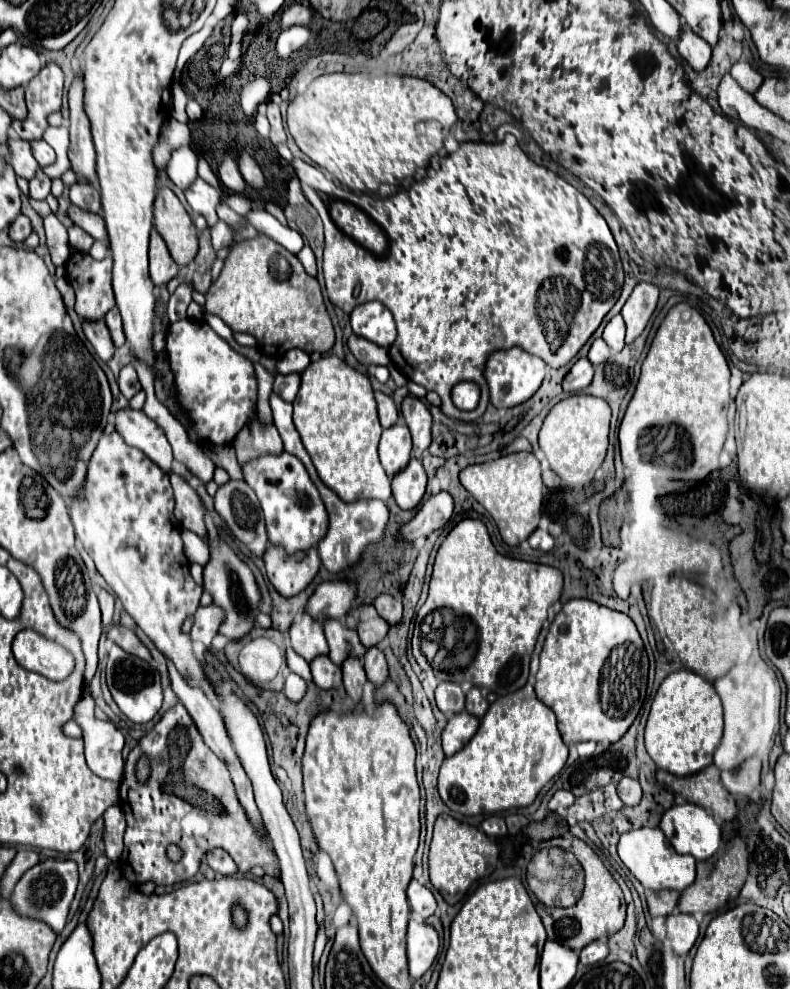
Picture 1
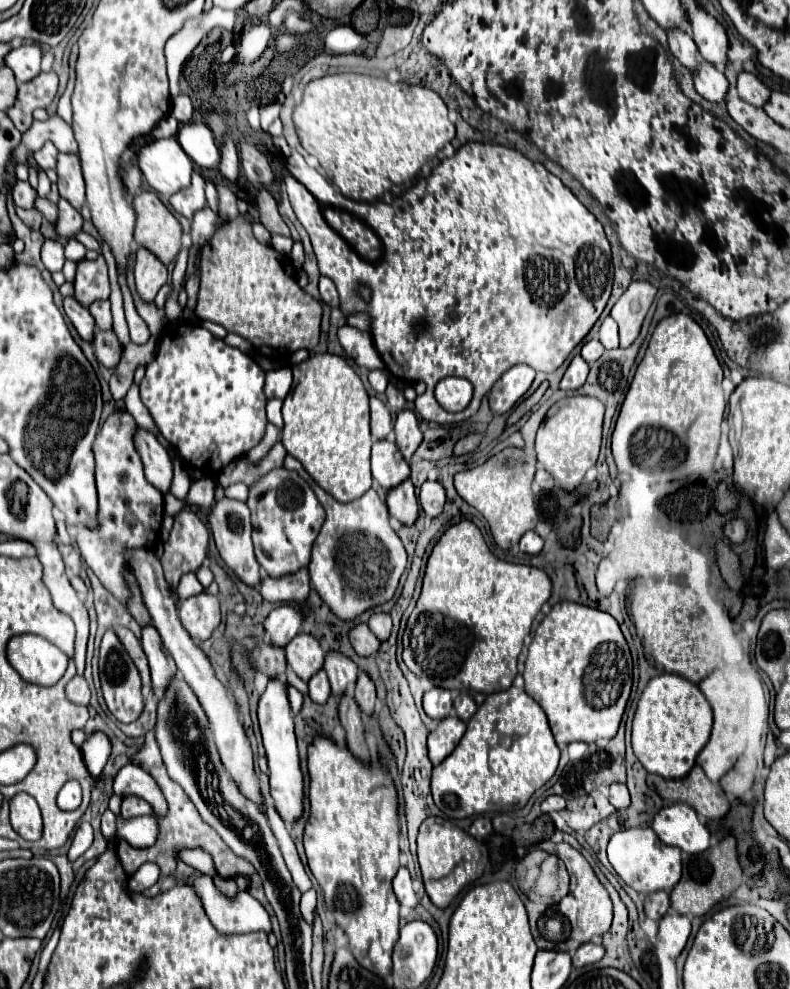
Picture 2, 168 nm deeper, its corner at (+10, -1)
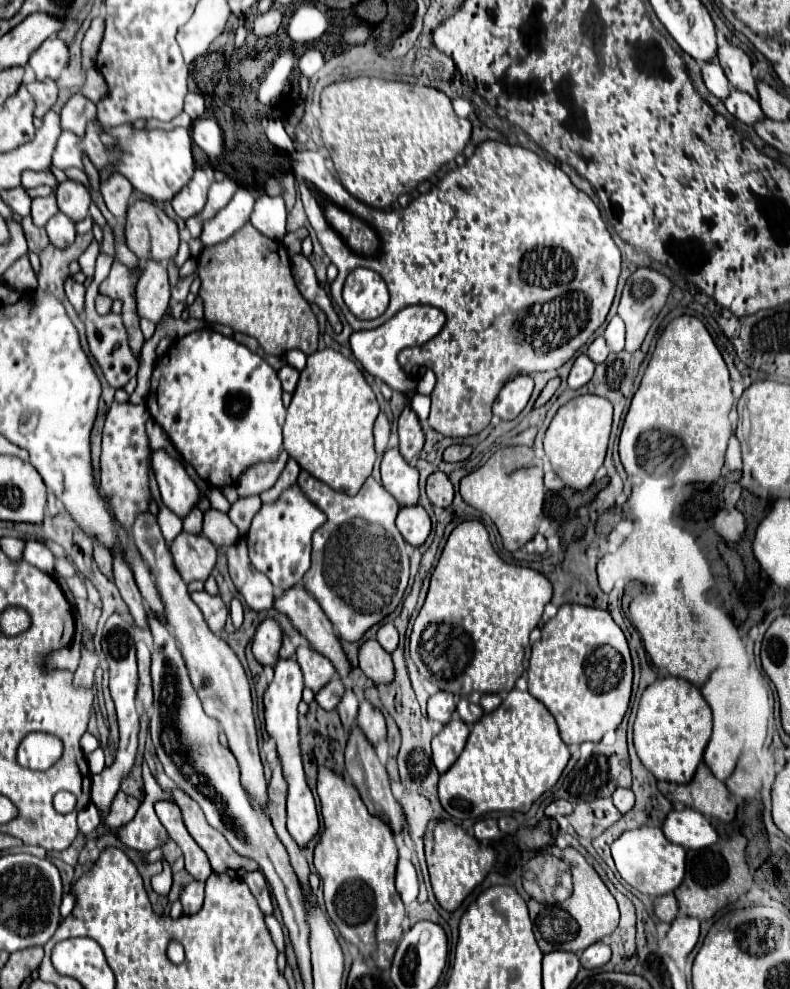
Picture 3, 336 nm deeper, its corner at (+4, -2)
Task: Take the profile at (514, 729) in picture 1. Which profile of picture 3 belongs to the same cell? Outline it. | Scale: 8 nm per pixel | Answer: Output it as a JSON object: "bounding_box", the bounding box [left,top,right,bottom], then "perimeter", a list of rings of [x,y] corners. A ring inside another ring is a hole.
{"bounding_box":[439,689,569,819],"perimeter":[[[511,689],[503,703],[483,715],[471,729],[467,745],[453,767],[441,775],[439,779],[439,799],[443,809],[455,819],[479,819],[491,811],[521,811],[527,813],[535,799],[539,799],[545,791],[549,791],[561,777],[567,761],[569,749],[559,739],[557,723],[553,715],[545,709],[541,701],[537,701],[531,693]]]}

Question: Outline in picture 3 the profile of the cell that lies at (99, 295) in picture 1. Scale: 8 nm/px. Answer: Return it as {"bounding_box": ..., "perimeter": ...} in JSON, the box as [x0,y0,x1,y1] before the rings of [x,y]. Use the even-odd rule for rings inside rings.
{"bounding_box":[99,259,145,361],"perimeter":[[[115,259],[109,277],[99,287],[101,295],[107,295],[111,299],[121,299],[123,302],[121,315],[128,332],[129,349],[133,351],[137,361],[141,361],[141,347],[145,343],[145,337],[139,329],[139,315],[135,309],[135,285],[139,281],[139,275],[141,275],[141,265],[135,271],[131,271],[127,265]]]}

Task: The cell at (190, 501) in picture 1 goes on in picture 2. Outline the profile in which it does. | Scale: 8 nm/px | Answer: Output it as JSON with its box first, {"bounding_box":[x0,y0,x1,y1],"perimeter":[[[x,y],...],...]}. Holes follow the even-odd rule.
{"bounding_box":[161,508,209,588],"perimeter":[[[191,508],[175,514],[175,524],[161,556],[165,578],[171,588],[177,586],[183,574],[195,572],[201,566],[207,554],[207,542],[209,530]]]}

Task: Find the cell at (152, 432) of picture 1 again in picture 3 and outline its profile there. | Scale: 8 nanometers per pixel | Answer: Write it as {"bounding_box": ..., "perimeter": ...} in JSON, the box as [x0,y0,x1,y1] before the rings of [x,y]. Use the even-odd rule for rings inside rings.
{"bounding_box":[153,451,201,519],"perimeter":[[[165,451],[153,453],[153,471],[159,483],[163,503],[181,519],[199,503],[201,491],[191,481],[181,463],[171,459]]]}

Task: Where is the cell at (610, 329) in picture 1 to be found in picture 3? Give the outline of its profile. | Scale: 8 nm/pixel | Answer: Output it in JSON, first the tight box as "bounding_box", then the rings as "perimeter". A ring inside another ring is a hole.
{"bounding_box":[603,315,625,353],"perimeter":[[[615,315],[609,321],[603,337],[605,337],[605,341],[607,341],[607,345],[609,345],[611,351],[617,353],[617,351],[623,349],[623,343],[625,343],[625,325],[623,325],[623,321],[621,321],[619,315]]]}

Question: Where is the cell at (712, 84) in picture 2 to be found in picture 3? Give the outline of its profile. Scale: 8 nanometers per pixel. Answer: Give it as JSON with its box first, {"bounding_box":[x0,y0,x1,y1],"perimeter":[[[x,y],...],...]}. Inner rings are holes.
{"bounding_box":[723,89,765,125],"perimeter":[[[731,89],[729,99],[725,99],[723,103],[725,103],[725,107],[729,109],[729,113],[733,117],[737,117],[739,121],[743,121],[747,125],[755,125],[755,123],[765,119],[765,113],[761,111],[761,105],[743,91]]]}

